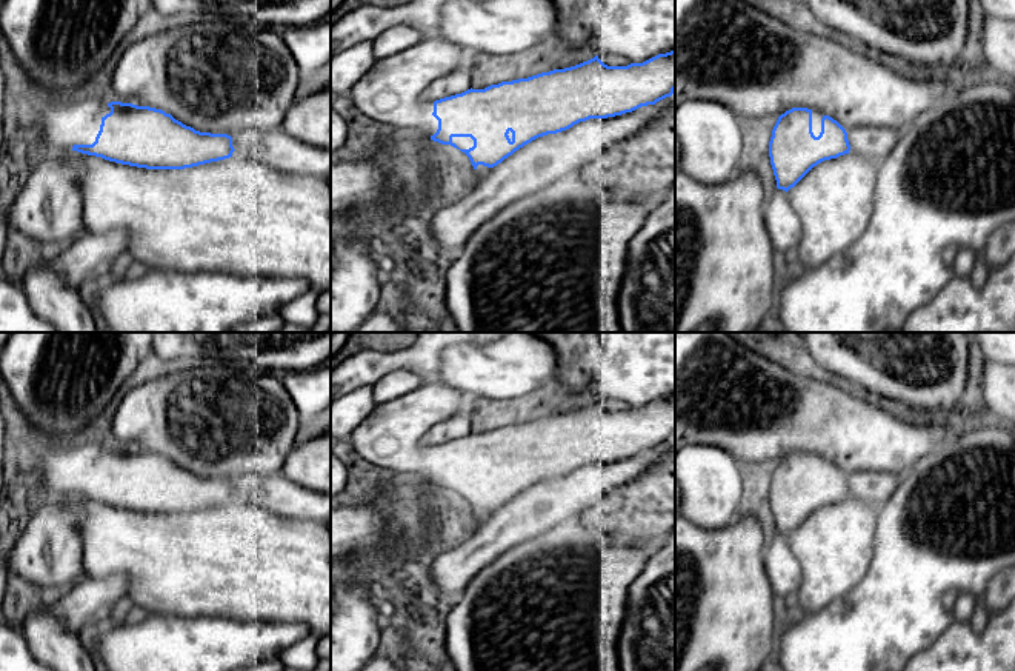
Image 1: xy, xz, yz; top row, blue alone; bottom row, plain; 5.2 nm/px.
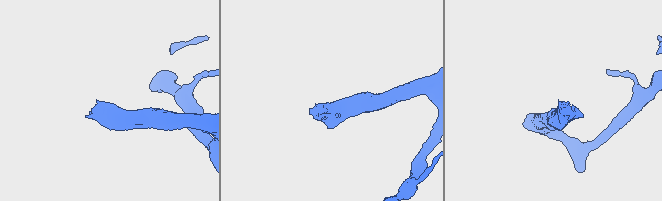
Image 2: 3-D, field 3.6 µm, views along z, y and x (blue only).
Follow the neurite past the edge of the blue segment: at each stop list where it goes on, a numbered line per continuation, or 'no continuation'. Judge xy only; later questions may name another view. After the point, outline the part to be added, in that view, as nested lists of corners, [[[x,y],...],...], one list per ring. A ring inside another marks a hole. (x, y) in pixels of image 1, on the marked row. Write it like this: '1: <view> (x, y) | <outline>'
1: xy (62, 125) | [[[51,97],[40,112],[37,140],[48,155],[72,151],[74,145],[92,145],[102,119],[109,112],[108,103],[97,98],[65,102]]]

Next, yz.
1: yz (817, 116) | [[[812,111],[812,132],[815,137],[820,135],[821,132],[821,119],[824,114],[818,112],[818,111]]]

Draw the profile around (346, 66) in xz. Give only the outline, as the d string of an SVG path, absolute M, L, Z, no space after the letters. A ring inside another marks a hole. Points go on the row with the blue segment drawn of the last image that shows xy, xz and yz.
M361 42L331 57L331 91L348 95L349 89L375 63L372 42Z

